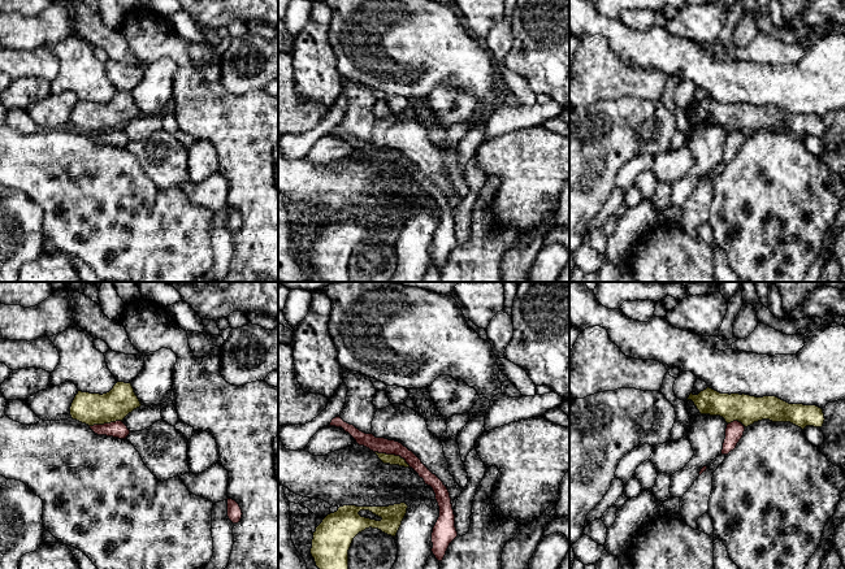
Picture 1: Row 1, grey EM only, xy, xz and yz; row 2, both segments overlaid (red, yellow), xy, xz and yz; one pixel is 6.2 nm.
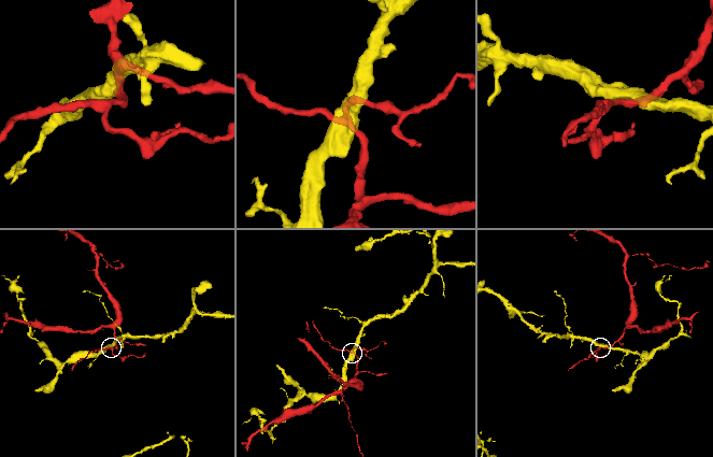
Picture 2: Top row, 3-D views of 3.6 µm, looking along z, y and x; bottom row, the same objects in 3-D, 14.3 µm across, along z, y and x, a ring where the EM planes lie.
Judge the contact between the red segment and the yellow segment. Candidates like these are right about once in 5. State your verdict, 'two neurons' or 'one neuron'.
two neurons

